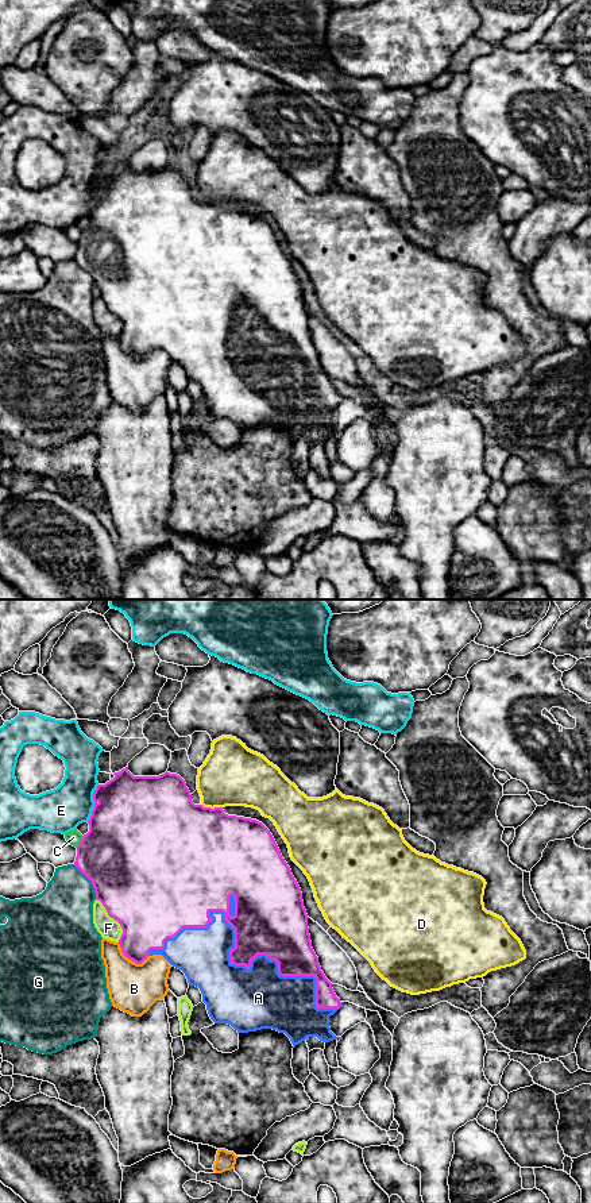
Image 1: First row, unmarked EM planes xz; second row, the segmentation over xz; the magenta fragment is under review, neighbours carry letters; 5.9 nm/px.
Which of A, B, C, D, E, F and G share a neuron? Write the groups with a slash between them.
A / B / C / D / E / F / G

